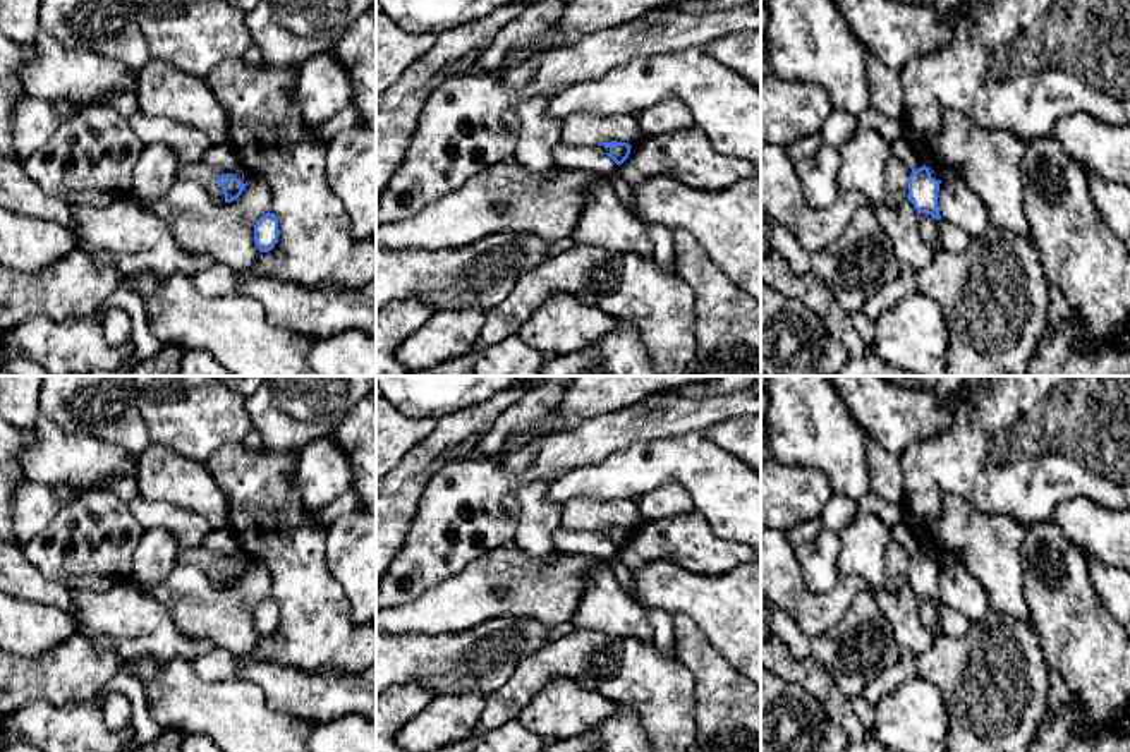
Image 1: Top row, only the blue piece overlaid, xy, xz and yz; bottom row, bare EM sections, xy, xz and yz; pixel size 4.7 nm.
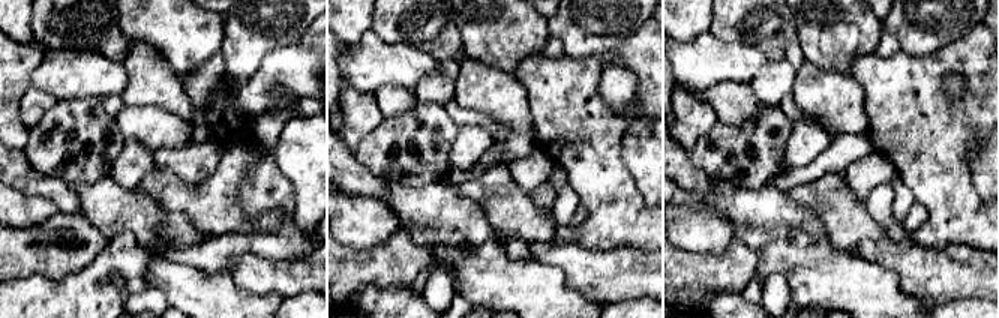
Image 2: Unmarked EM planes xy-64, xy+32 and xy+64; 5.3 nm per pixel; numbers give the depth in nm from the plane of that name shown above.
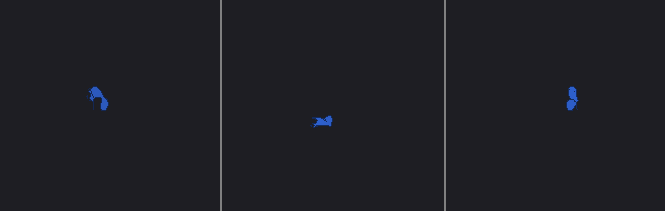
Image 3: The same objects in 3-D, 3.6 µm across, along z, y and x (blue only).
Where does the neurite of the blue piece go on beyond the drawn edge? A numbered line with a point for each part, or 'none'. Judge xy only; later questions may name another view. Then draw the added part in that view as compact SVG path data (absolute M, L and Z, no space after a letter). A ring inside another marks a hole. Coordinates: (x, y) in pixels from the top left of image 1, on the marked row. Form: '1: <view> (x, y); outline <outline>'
1: xy (215, 191); outline M215 180L211 182L208 187L204 187L204 191L208 192L208 196L218 203L218 204L223 204L225 203L225 194L223 194L223 189L222 185Z

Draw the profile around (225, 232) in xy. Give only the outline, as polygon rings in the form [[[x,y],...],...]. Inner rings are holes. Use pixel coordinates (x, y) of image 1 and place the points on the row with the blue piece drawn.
[[[251,177],[232,203],[218,204],[203,185],[175,180],[163,197],[146,206],[170,227],[182,251],[213,258],[234,273],[251,271],[259,261],[254,225],[270,208],[271,191],[259,177]]]

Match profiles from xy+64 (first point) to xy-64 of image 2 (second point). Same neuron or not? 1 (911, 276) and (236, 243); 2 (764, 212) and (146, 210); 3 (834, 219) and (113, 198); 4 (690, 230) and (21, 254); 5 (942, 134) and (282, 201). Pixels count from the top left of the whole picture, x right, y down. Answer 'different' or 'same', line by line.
1: different
2: same
3: different
4: different
5: same

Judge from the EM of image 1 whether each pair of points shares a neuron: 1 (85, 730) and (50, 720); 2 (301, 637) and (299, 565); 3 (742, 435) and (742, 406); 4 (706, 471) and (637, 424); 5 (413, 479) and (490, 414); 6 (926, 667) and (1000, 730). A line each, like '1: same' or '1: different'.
1: same
2: same
3: different
4: different
5: same
6: same

